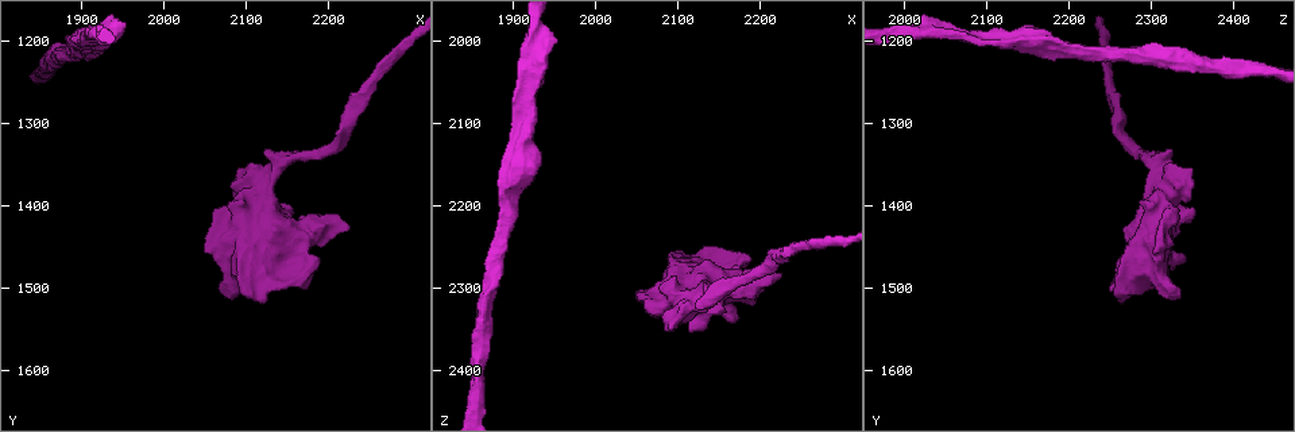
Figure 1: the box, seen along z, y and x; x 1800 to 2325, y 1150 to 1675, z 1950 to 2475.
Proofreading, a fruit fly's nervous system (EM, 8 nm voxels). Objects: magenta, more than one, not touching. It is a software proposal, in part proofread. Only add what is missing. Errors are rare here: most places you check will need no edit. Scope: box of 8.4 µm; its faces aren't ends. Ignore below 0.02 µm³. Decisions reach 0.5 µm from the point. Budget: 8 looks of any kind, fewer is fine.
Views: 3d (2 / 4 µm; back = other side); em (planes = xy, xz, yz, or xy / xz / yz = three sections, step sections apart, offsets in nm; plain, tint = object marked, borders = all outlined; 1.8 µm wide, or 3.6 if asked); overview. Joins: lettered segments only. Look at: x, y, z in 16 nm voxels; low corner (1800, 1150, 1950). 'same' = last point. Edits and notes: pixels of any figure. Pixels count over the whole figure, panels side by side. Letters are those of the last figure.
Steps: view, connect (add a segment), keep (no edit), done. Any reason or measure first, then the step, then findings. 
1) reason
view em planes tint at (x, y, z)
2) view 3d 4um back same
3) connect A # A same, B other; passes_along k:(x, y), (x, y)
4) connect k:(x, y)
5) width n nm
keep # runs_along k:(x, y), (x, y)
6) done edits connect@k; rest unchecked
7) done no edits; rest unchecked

branch stops here
view em 3.6um xy step 8 tint at (2080, 1405, 2295)

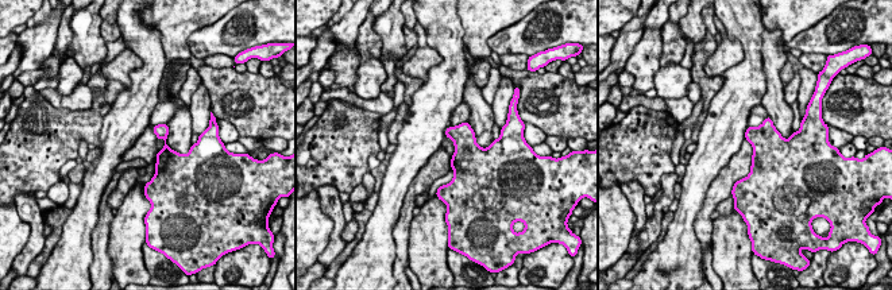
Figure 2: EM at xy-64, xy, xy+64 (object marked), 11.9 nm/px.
another direction
view em 3.6um planes borders same

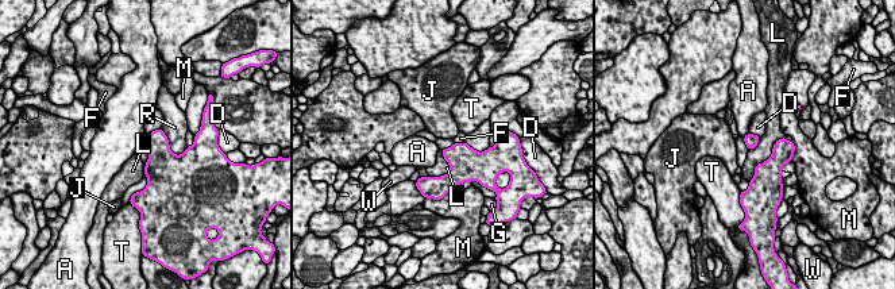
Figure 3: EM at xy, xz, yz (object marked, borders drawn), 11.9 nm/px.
keep # A other, D other, F other, G other, J other, L other, M other, R other, T other, W other; border 3:(145, 133), (139, 137), (138, 143); no lettered segment goes on from it

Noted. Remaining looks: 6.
an open end
view 3d 2um back at (1895, 1190, 2070)

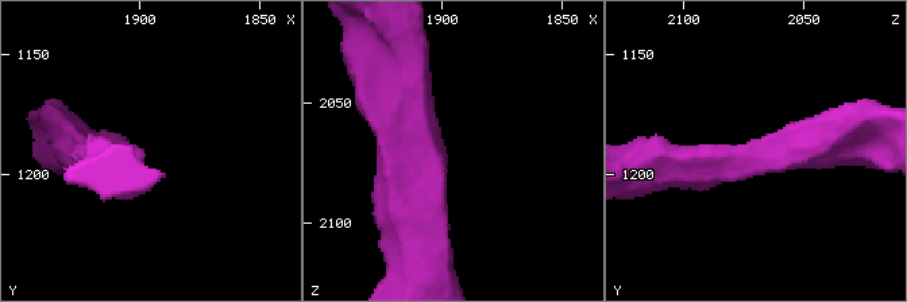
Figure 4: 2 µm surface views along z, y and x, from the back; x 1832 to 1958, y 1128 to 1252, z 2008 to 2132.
need the tissue
view em planes tint at (1897, 1191, 2071)

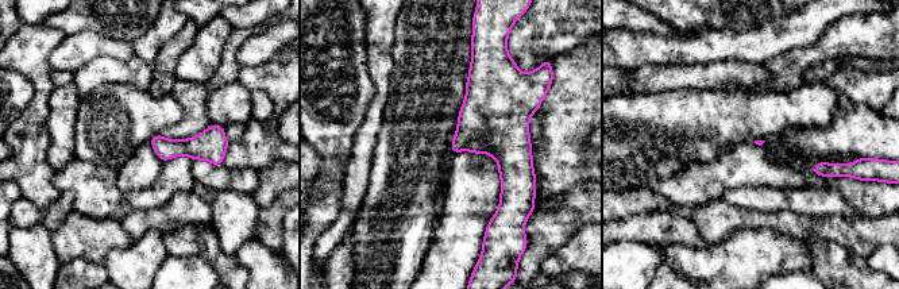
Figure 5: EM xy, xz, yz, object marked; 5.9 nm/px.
view em planes borders same

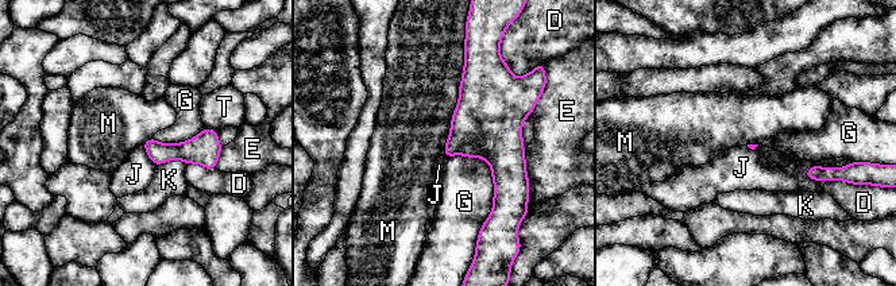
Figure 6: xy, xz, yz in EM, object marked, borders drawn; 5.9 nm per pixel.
keep # D other, E other, G other, J other, K other, M other, T other; border 6:(464, 53), (459, 99), (443, 154); none of them fits

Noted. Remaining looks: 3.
stops while still wide
view em planes borders at (2185, 1465, 2265)

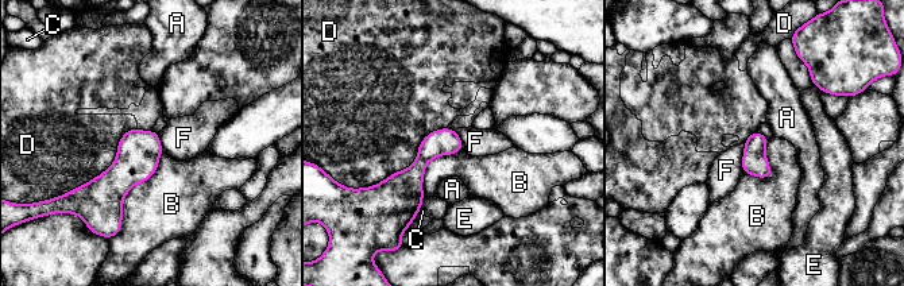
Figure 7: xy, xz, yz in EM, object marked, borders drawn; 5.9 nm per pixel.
keep # A other, B other, C other, D other, E other, F other; border 7:(744, 143), (742, 173); no lettered segment goes on from it

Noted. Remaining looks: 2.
view em planes borders at (2080, 1515, 2330)

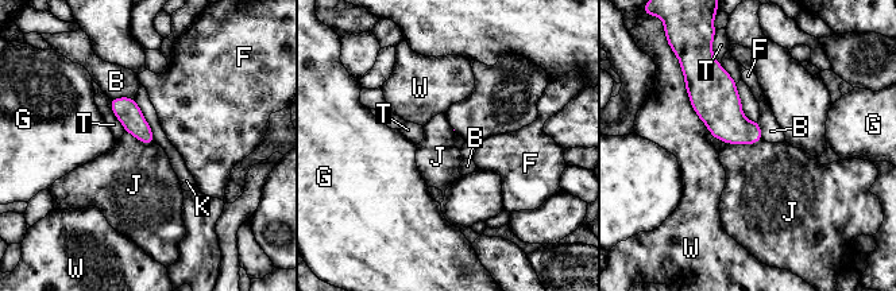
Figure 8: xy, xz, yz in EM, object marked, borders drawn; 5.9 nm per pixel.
keep # B other, F other, G other, J other, K other, T other, W other; border 8:(761, 139), (742, 144), (726, 143); no lettered segment goes on from it

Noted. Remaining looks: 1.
done no edits; rest unchecked

